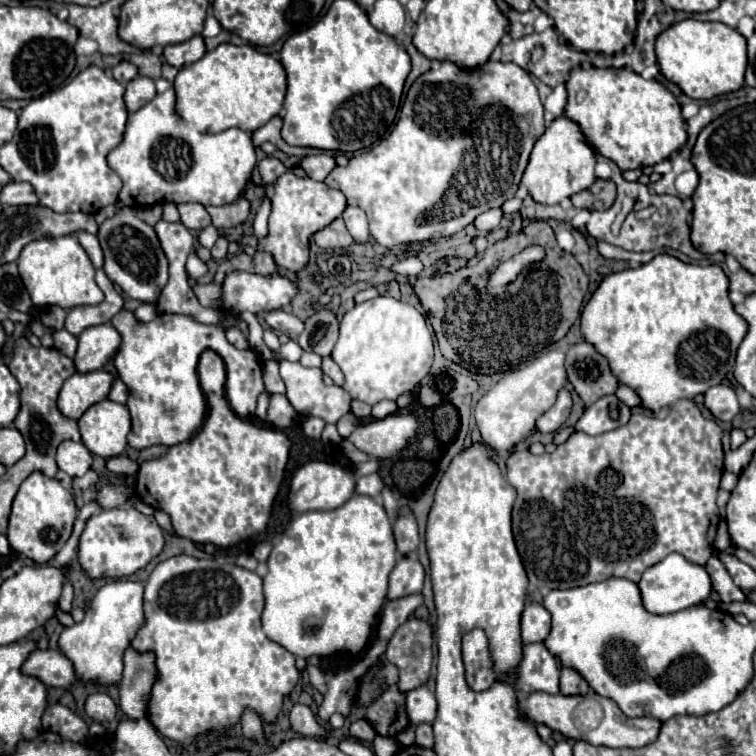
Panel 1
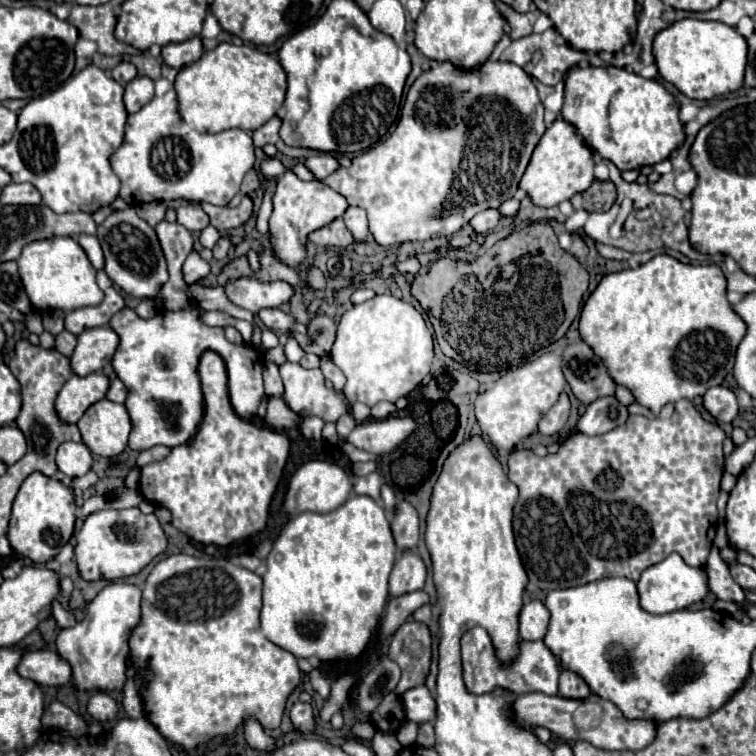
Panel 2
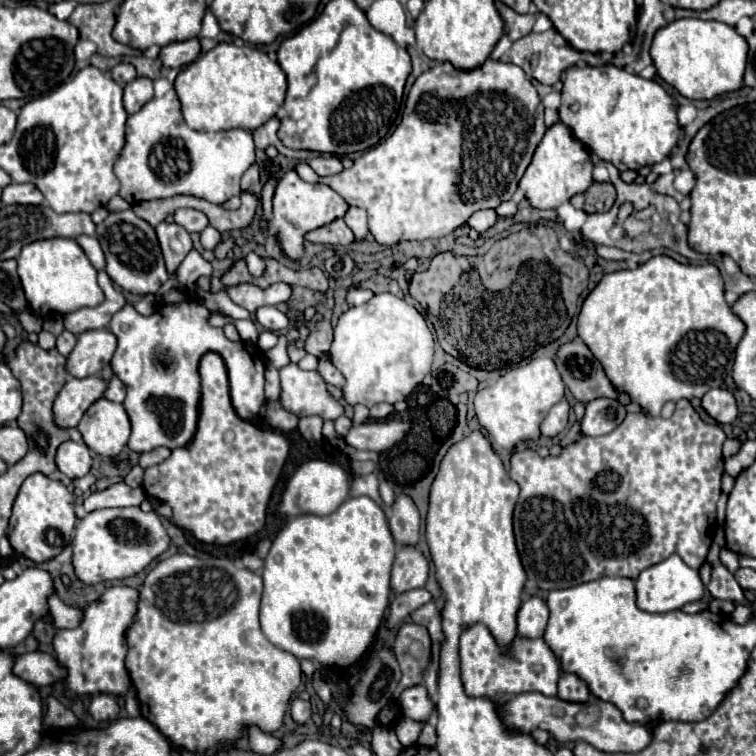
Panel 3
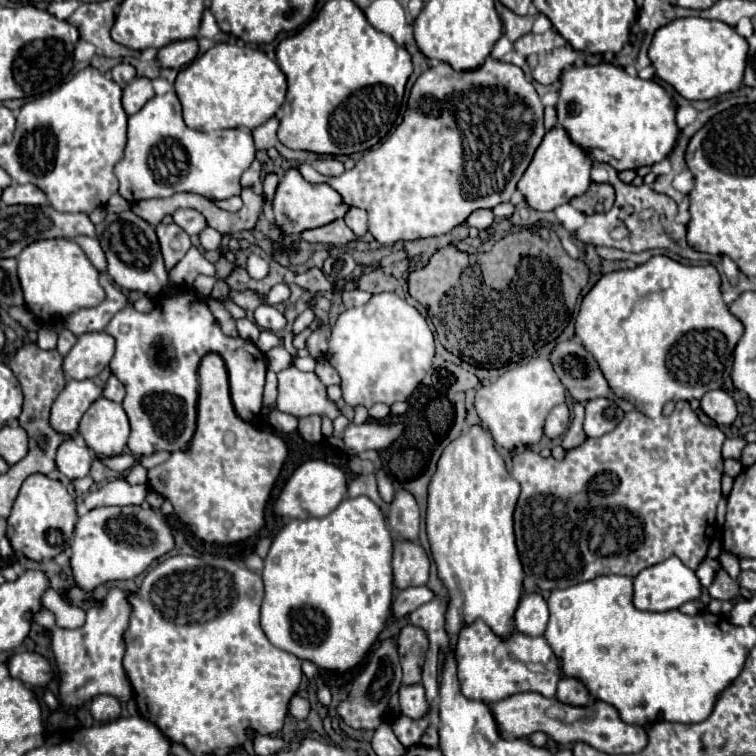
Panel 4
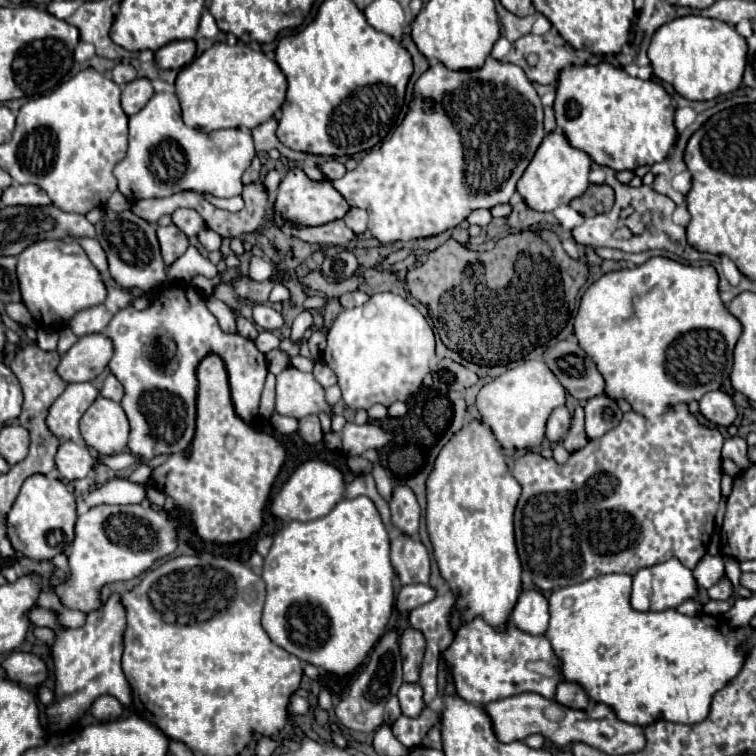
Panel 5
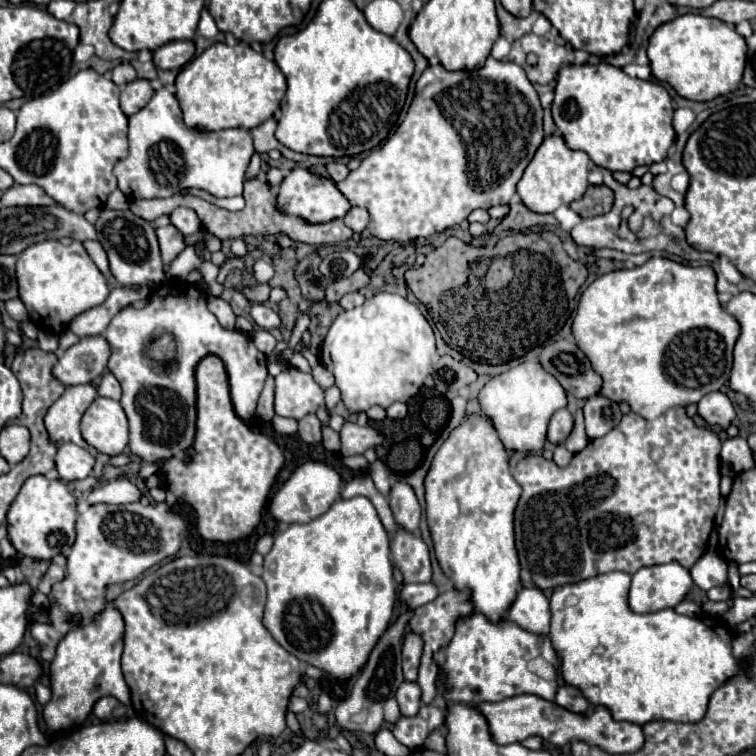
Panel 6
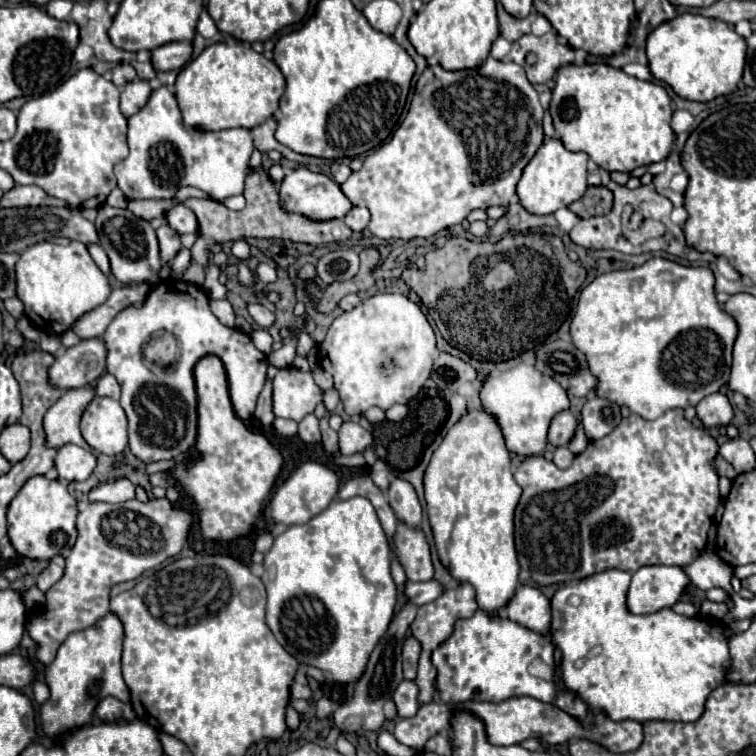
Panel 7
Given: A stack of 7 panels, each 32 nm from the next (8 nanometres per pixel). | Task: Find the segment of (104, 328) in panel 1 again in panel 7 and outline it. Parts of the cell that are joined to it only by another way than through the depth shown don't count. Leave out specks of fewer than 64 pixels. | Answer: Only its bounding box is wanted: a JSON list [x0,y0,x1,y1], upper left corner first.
[48,338,106,390]

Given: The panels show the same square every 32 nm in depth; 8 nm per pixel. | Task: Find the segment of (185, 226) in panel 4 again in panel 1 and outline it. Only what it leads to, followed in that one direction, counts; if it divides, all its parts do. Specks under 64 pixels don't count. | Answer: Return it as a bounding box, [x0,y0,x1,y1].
[178,204,212,230]

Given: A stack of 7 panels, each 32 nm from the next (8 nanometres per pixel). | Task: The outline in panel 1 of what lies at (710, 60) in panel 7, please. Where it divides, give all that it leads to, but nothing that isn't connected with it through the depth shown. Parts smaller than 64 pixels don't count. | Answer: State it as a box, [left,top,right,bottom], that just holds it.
[656,18,748,100]

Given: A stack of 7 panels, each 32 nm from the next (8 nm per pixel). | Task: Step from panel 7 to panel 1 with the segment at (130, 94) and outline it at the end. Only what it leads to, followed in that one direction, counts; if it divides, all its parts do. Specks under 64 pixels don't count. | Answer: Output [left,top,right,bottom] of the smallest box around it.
[124,76,156,114]

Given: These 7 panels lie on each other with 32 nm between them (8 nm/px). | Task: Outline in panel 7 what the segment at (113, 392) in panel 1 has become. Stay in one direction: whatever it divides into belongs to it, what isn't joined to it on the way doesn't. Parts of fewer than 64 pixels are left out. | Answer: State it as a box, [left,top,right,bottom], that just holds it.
[96,374,120,400]

